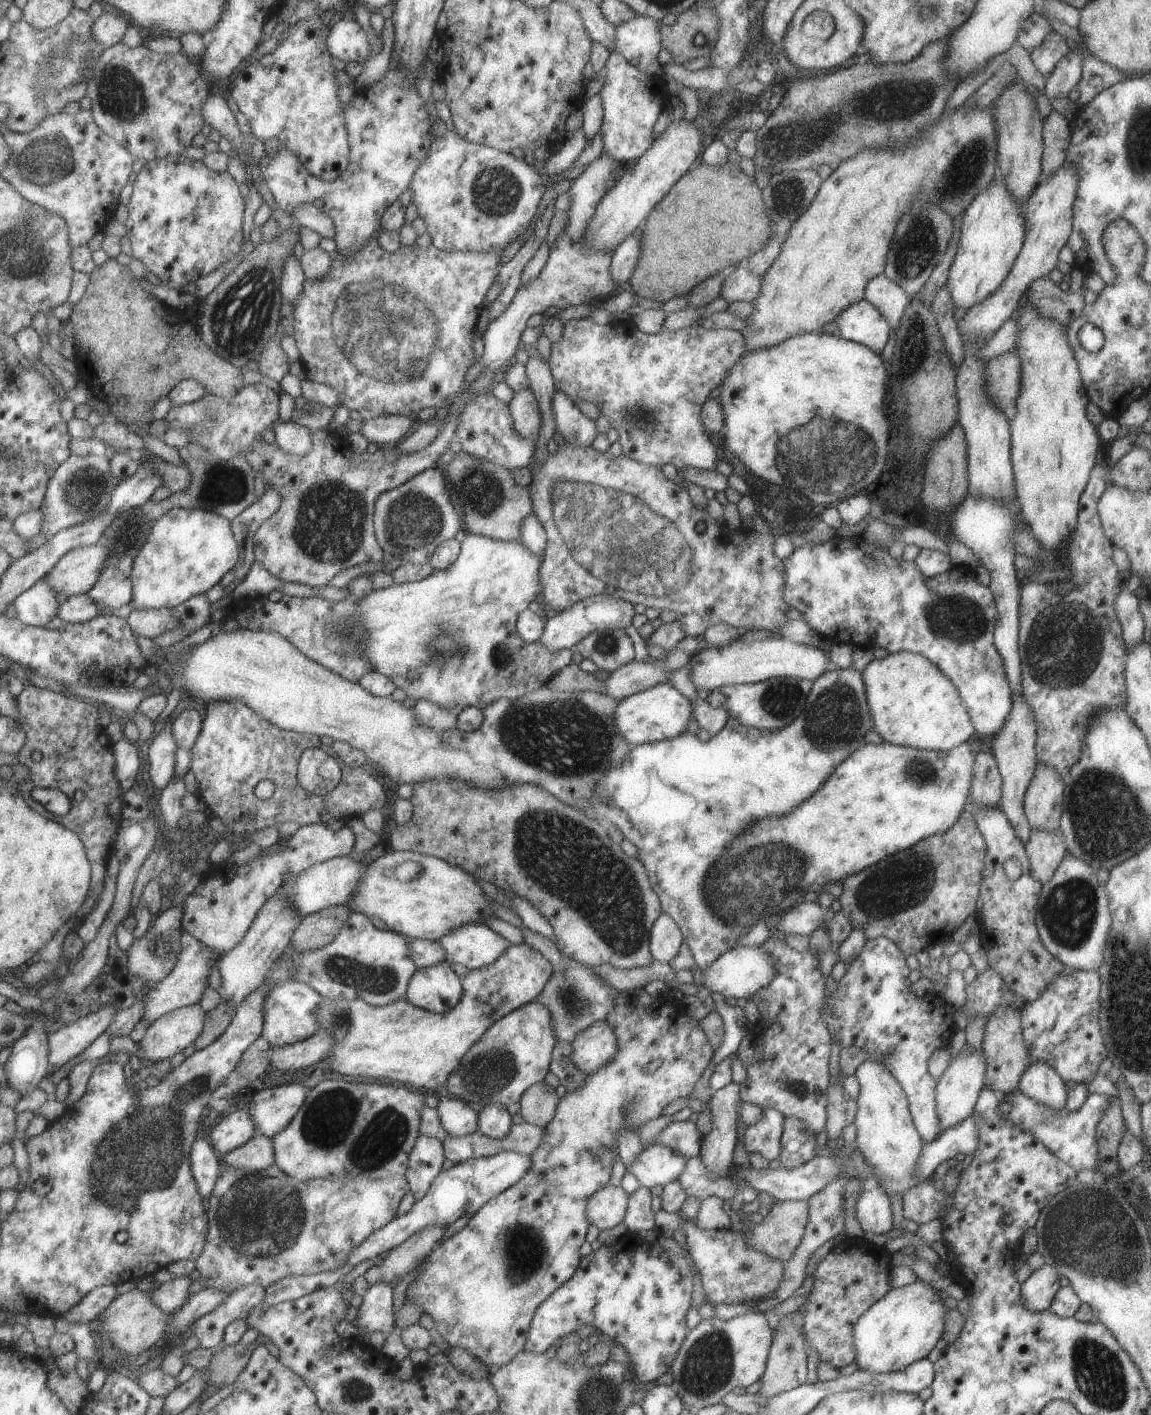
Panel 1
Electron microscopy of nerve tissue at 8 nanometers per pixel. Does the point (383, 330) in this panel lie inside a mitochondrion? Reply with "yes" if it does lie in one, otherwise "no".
yes

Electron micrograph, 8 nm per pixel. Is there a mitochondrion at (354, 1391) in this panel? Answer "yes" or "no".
yes

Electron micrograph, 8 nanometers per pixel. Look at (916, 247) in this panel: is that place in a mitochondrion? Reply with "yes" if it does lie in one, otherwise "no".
yes

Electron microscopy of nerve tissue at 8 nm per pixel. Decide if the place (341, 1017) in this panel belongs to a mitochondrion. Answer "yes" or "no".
yes

